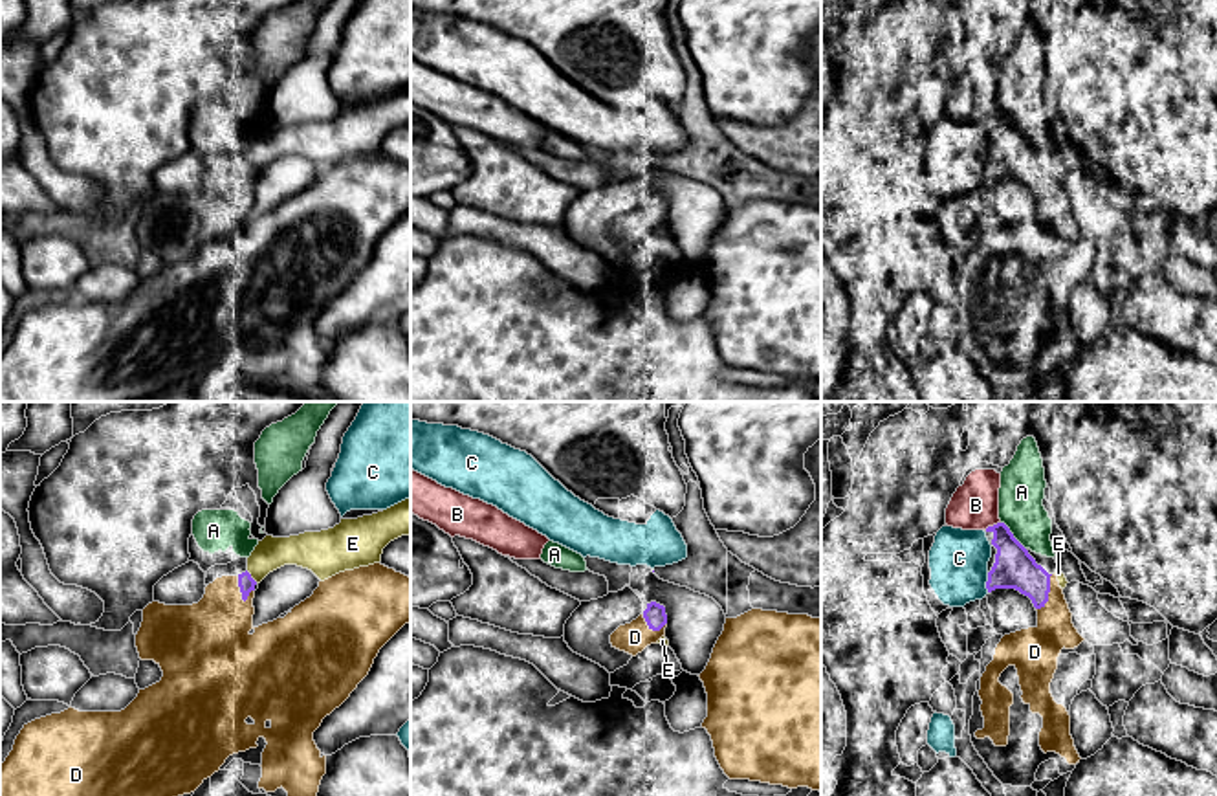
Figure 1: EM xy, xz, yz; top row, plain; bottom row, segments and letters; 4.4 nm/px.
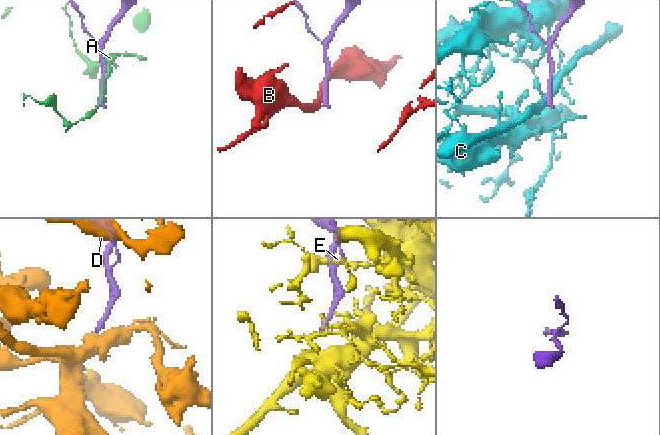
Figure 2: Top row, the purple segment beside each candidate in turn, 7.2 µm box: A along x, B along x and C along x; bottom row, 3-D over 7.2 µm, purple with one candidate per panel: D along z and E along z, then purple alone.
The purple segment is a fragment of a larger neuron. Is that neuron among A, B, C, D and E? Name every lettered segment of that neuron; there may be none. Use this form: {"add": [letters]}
{"add": ["D"]}

